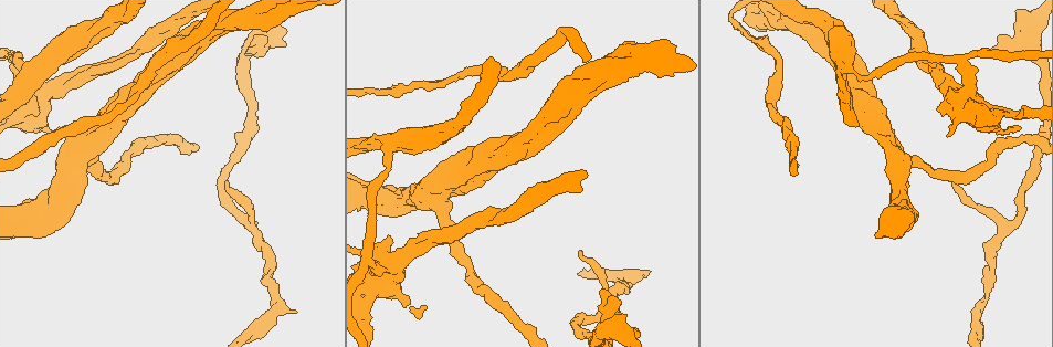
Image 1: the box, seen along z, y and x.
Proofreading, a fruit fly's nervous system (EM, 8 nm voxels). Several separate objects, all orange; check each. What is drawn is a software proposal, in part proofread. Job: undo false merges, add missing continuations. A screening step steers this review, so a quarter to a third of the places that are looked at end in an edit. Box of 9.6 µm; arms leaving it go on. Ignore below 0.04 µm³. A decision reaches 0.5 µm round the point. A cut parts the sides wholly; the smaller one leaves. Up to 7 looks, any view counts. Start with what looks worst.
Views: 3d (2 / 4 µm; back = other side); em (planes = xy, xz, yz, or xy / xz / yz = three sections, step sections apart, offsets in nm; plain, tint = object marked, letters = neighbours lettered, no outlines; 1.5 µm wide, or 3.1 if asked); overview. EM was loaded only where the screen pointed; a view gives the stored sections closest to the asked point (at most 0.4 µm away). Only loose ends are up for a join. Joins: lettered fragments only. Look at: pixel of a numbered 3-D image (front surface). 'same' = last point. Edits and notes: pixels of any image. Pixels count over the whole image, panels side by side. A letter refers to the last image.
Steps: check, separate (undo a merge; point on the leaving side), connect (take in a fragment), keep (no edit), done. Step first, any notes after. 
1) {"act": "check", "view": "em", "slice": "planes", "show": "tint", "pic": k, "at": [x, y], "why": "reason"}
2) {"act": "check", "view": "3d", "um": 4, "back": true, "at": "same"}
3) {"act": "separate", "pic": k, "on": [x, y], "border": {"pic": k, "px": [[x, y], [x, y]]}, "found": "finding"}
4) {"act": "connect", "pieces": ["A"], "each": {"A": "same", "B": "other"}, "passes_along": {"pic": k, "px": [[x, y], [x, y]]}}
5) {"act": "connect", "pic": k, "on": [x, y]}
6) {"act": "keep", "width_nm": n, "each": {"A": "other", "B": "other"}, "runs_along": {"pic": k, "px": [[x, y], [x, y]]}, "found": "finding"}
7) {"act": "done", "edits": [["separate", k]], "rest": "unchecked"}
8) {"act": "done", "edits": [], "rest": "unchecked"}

{"act": "check", "view": "3d", "um": 4, "back": true, "pic": 1, "at": [13, 66], "why": "three-way junction"}

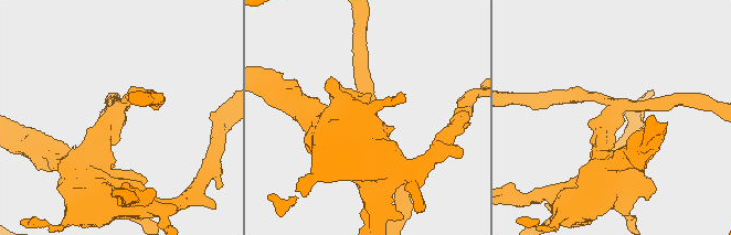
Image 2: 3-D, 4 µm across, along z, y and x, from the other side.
{"act": "check", "view": "em", "slice": "yz", "step": 4, "show": "letters", "pic": 2, "at": [121, 109], "arms": 3, "arm_widths_nm": [220, 240, 280], "why": "need the tissue"}

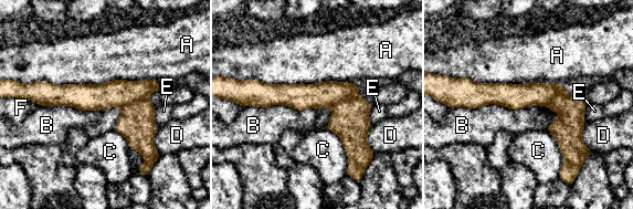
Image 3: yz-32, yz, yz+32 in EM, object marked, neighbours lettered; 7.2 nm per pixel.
{"act": "separate", "pic": 3, "on": [330, 93], "each": {"A": "other", "B": "other", "C": "other", "D": "other", "E": "other", "F": "other"}, "part_leaving": {"pic": 3, "px": [[157, 87], [107, 95], [40, 93]]}, "found": "two neurons meet here"}

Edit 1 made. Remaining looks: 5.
{"act": "check", "view": "overview", "why": "see it whole again"}

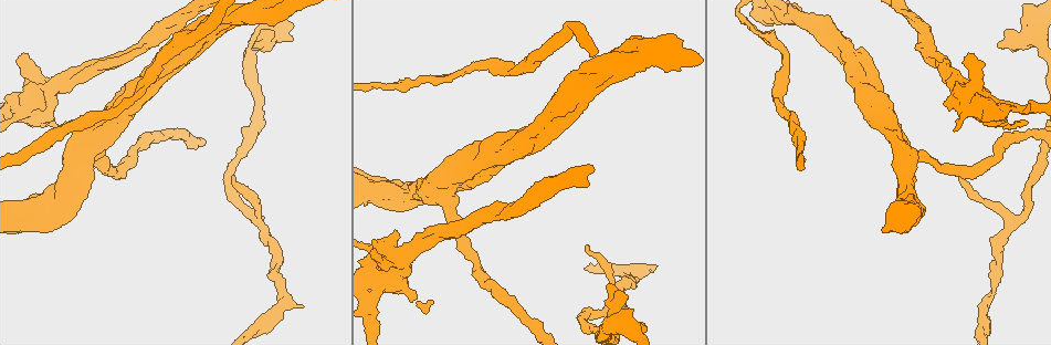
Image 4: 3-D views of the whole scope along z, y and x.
{"act": "check", "view": "3d", "um": 4, "pic": 4, "at": [586, 246], "why": "an open end"}

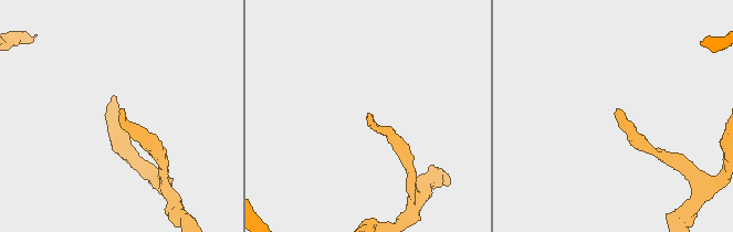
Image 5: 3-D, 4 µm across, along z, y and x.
{"act": "check", "view": "em", "slice": "yz", "step": 4, "show": "letters", "pic": 5, "at": [372, 116], "why": "now the EM"}

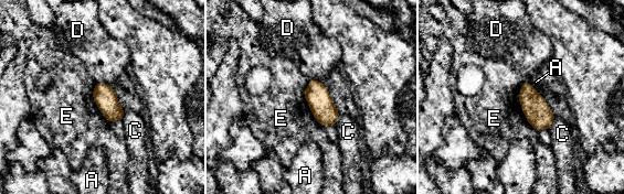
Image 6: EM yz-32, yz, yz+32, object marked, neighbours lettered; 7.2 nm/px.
{"act": "check", "view": "em", "slice": "planes", "show": "letters", "at": "same", "why": "another direction"}

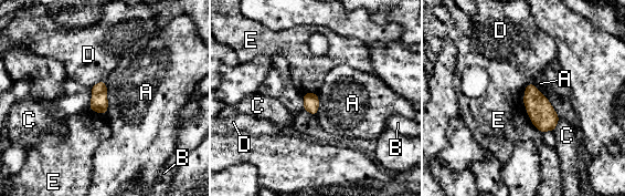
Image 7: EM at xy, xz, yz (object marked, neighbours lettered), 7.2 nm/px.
{"act": "keep", "longest_contact_nm": ["E", 260], "each": {"A": "other", "B": "other", "C": "other", "D": "other", "E": "other"}, "border": {"pic": 7, "px": [[104, 81], [107, 113]]}, "found": "no lettered fragment goes on from it"}

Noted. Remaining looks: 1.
{"act": "done", "edits": [["separate", 3]], "rest": "unchecked"}

